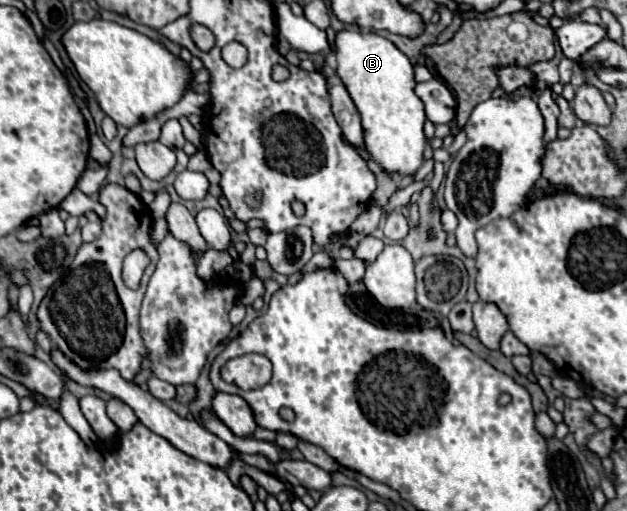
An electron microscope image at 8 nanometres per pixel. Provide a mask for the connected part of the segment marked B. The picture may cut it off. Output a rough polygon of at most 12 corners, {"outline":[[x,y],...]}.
{"outline":[[338,31],[336,75],[388,173],[422,167],[414,67],[378,33]]}

